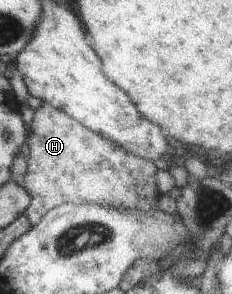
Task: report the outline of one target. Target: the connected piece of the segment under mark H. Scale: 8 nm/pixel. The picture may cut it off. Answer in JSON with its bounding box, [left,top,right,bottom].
[23,103,161,226]

